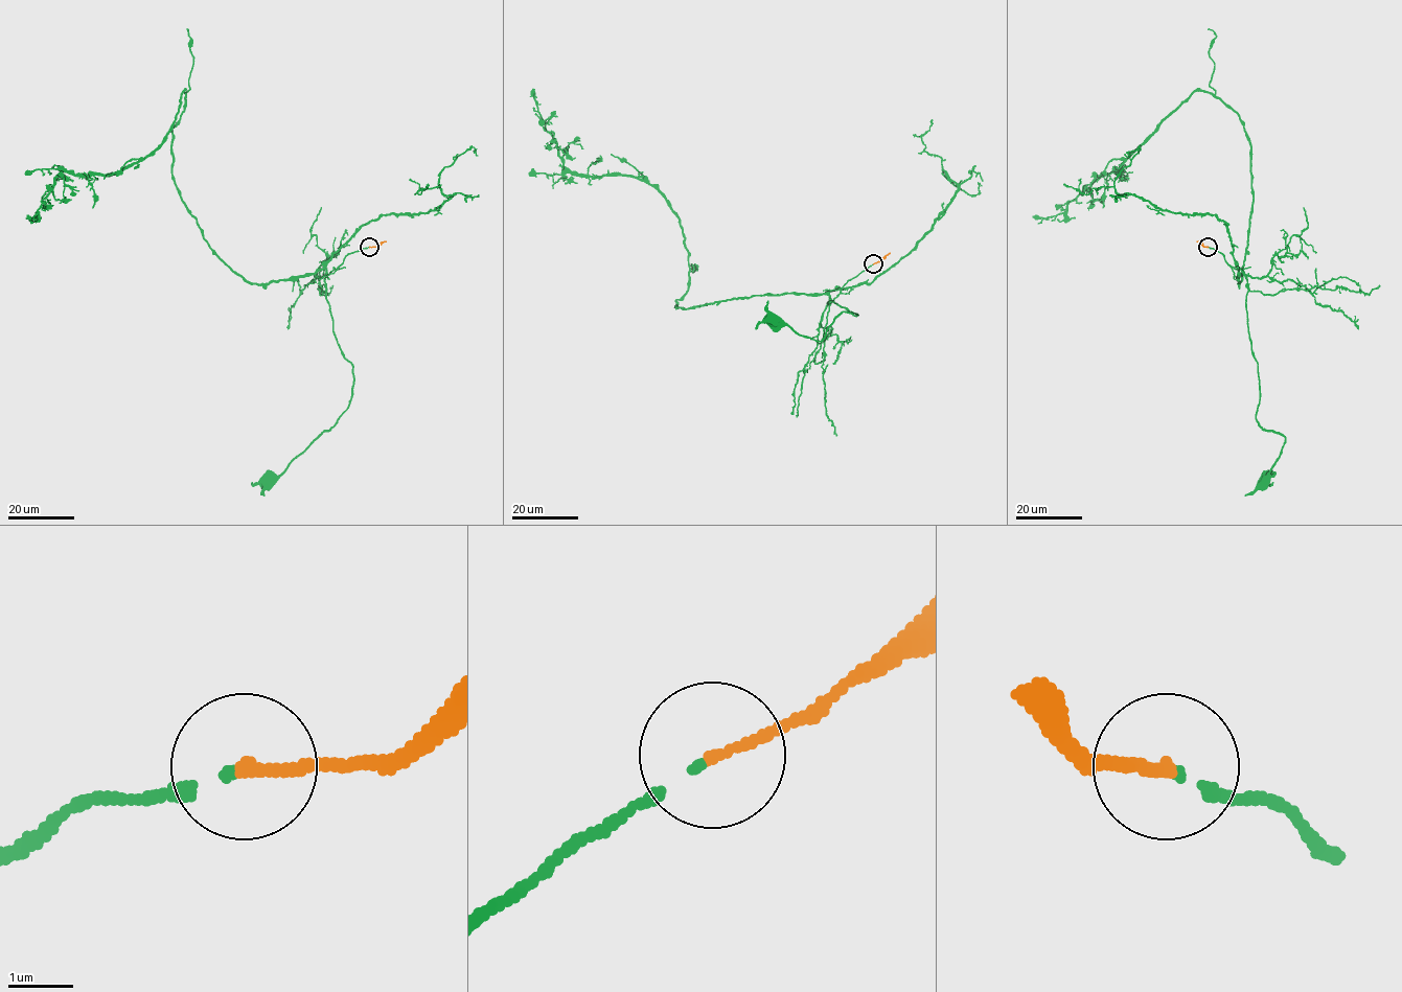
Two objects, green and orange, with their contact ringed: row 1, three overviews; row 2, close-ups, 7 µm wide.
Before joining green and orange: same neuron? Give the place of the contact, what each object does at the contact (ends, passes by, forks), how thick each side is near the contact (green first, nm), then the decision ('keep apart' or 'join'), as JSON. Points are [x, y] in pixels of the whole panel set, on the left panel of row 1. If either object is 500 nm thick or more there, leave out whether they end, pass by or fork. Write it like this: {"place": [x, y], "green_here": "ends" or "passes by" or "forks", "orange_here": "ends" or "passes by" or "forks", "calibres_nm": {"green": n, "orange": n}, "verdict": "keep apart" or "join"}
{"place": [369, 247], "green_here": "ends", "orange_here": "ends", "calibres_nm": {"green": 90, "orange": 160}, "verdict": "join"}

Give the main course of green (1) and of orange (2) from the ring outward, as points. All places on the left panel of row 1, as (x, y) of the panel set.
1: (369, 247), (347, 255), (325, 279), (332, 332), (341, 354), (352, 365), (348, 408), (279, 476), (268, 479)
2: (369, 247), (386, 241)

